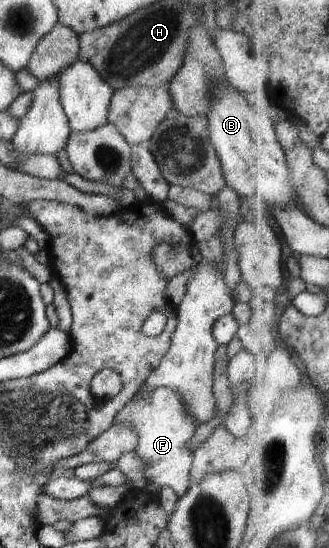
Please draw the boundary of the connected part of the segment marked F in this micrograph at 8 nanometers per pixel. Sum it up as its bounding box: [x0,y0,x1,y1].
[114,387,198,497]

